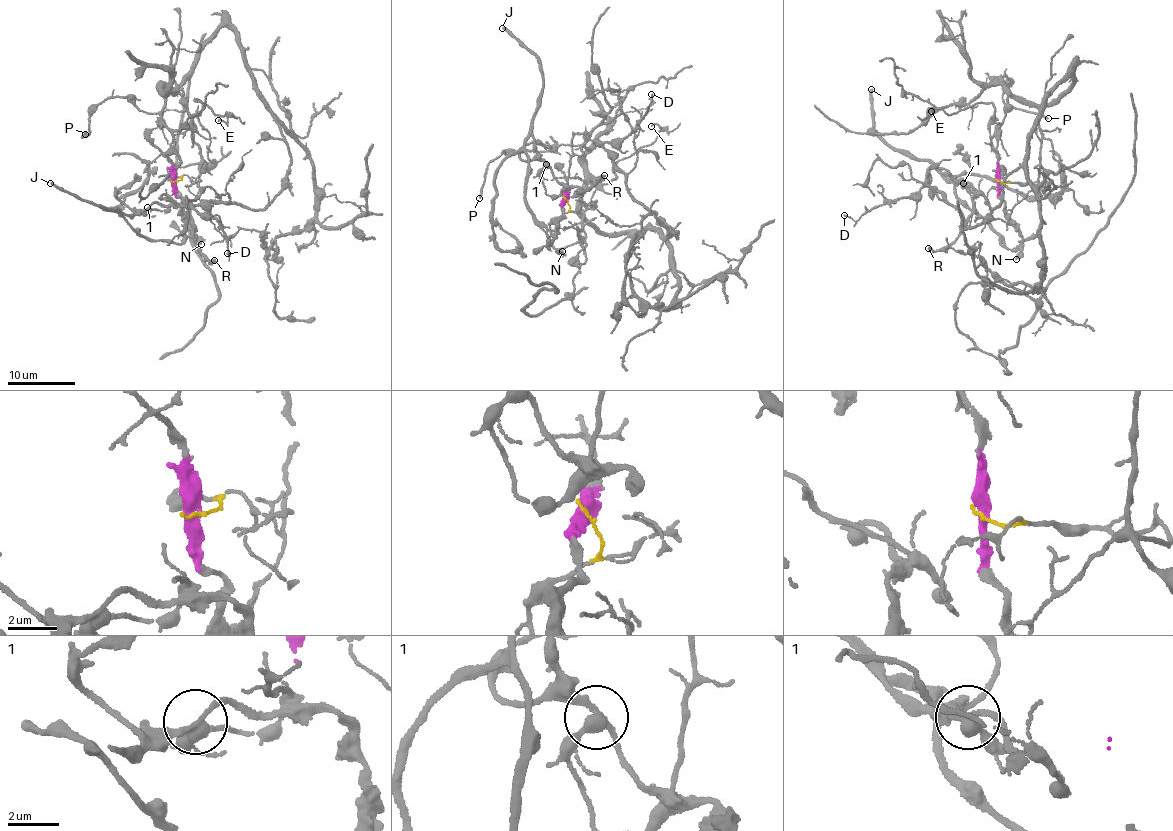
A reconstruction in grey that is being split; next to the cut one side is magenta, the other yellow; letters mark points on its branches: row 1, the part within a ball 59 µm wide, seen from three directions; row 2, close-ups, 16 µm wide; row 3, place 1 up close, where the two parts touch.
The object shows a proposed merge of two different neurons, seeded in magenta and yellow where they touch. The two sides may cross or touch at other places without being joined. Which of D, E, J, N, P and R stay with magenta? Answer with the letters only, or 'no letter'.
J, N, R

